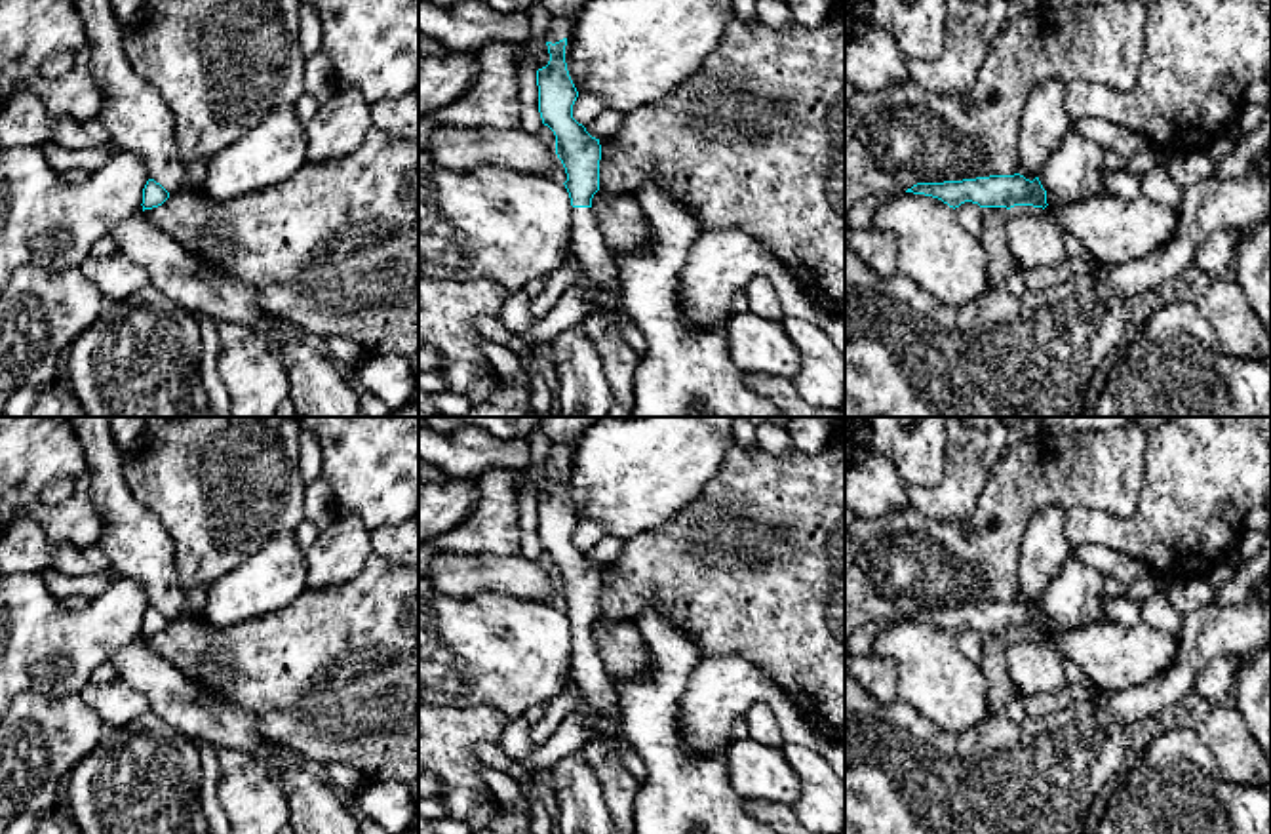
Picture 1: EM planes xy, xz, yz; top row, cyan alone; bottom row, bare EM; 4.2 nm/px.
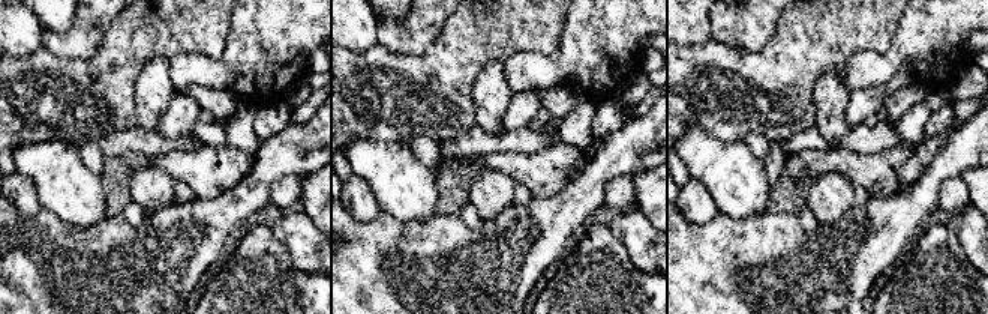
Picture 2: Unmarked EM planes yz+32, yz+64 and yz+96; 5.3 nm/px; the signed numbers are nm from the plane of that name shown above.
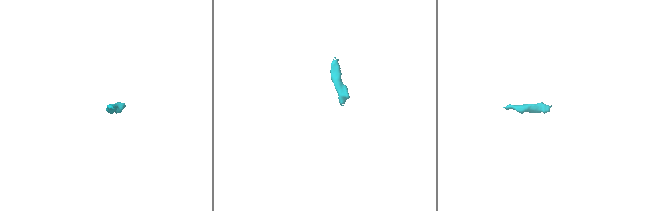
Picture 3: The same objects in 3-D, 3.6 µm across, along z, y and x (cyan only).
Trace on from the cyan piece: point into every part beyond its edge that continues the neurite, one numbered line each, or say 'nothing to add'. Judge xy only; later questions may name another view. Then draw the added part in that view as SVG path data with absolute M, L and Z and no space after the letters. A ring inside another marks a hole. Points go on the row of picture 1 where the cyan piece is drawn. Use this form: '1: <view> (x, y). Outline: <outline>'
nothing to add

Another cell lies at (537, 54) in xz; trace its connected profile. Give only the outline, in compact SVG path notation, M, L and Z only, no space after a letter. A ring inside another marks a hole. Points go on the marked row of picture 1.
M546 38L533 46L529 46L527 42L514 44L514 57L516 57L518 69L525 63L533 63L537 70L546 67L550 61Z

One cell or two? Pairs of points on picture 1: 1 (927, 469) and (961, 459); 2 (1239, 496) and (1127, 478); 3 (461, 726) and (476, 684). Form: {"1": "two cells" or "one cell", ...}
{"1": "two cells", "2": "two cells", "3": "two cells"}

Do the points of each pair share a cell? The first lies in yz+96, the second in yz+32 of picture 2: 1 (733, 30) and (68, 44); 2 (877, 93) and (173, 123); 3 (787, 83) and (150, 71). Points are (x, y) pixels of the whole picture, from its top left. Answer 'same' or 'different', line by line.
1: same
2: same
3: different

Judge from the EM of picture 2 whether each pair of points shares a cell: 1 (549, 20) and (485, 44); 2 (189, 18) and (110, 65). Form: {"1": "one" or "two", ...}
{"1": "one", "2": "one"}

